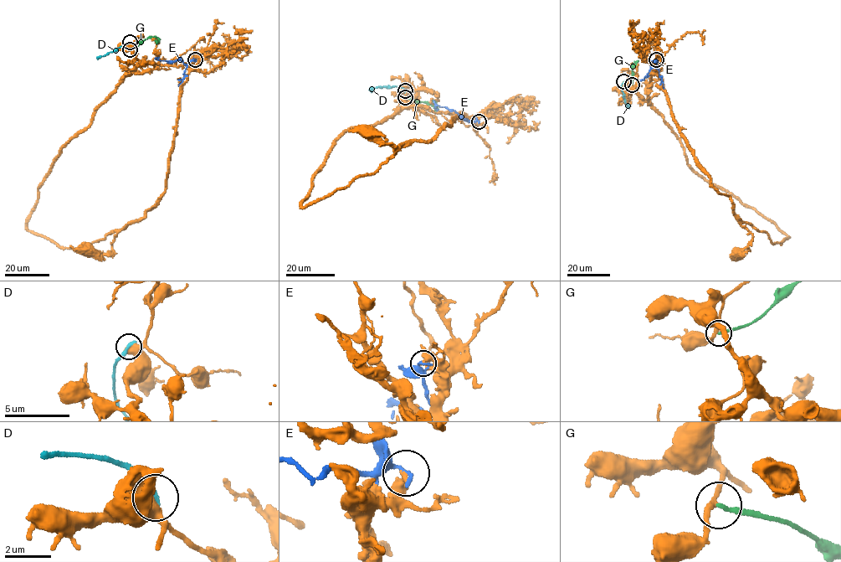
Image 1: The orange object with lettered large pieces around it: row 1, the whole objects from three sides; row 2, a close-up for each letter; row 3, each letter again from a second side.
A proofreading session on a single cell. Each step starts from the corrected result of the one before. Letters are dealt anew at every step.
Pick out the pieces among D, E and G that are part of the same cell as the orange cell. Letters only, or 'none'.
none

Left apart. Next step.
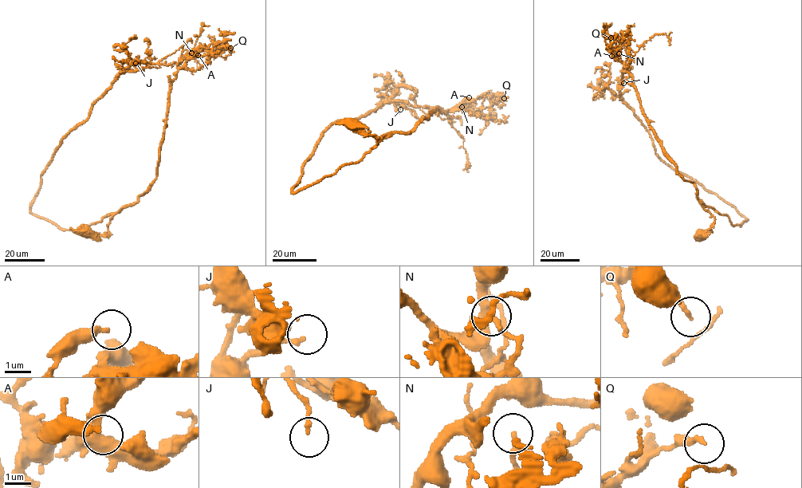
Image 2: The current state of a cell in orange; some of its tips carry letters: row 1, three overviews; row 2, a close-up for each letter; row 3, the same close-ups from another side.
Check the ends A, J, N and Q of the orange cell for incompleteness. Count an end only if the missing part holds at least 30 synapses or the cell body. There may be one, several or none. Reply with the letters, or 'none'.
none

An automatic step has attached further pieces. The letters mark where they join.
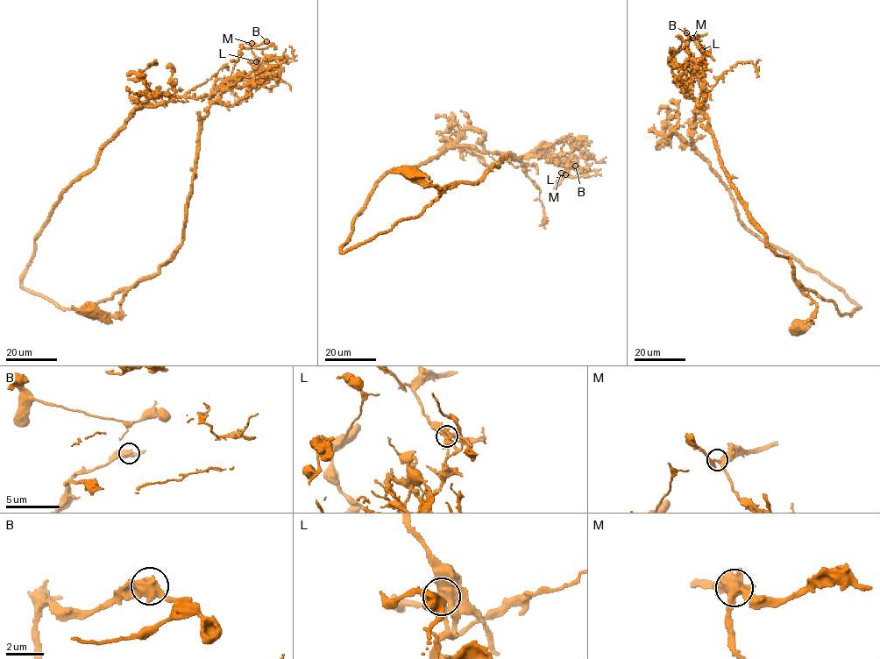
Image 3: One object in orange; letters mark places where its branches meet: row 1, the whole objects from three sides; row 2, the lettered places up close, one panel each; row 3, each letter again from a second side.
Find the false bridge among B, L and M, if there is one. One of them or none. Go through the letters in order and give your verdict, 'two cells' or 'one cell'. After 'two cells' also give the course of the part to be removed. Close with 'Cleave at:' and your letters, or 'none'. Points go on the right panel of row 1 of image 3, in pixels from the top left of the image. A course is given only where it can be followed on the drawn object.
B: one cell
L: one cell
M: one cell
Cleave at: none

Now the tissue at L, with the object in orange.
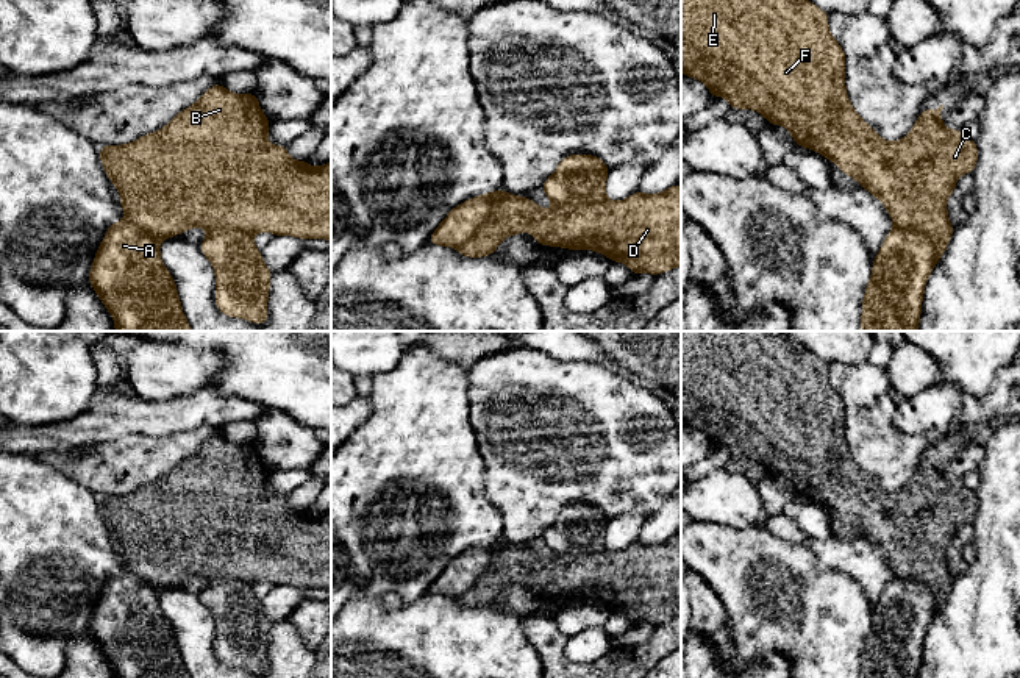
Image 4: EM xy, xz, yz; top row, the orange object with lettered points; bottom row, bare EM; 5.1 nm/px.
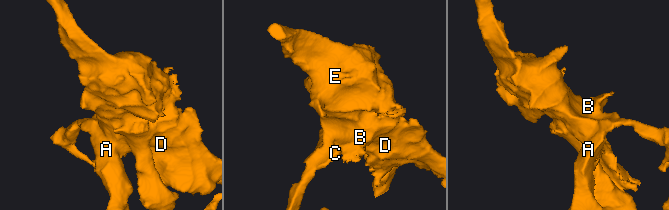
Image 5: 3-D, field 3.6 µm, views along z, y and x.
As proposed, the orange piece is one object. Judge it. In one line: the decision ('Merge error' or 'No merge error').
No merge error

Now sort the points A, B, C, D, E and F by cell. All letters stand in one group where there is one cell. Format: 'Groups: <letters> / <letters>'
Groups: A B C D E F

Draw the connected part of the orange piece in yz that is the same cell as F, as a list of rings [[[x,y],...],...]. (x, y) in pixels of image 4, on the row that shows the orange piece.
[[[681,0],[681,70],[703,81],[712,97],[726,97],[733,109],[750,108],[769,123],[787,127],[797,145],[834,161],[843,173],[883,202],[895,227],[873,259],[862,300],[861,331],[918,331],[925,283],[954,231],[947,214],[947,197],[956,192],[954,184],[962,173],[973,172],[978,147],[961,130],[943,127],[943,105],[922,111],[901,141],[881,139],[850,105],[845,89],[847,56],[828,31],[828,16],[809,0]]]

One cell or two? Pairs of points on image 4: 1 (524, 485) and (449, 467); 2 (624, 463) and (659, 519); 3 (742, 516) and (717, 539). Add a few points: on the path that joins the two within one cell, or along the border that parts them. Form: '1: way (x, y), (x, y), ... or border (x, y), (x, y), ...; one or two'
1: border (475, 439), (485, 466), (485, 496), (499, 510); two
2: border (664, 502), (649, 516); two
3: border (697, 520), (736, 528), (755, 527); two

